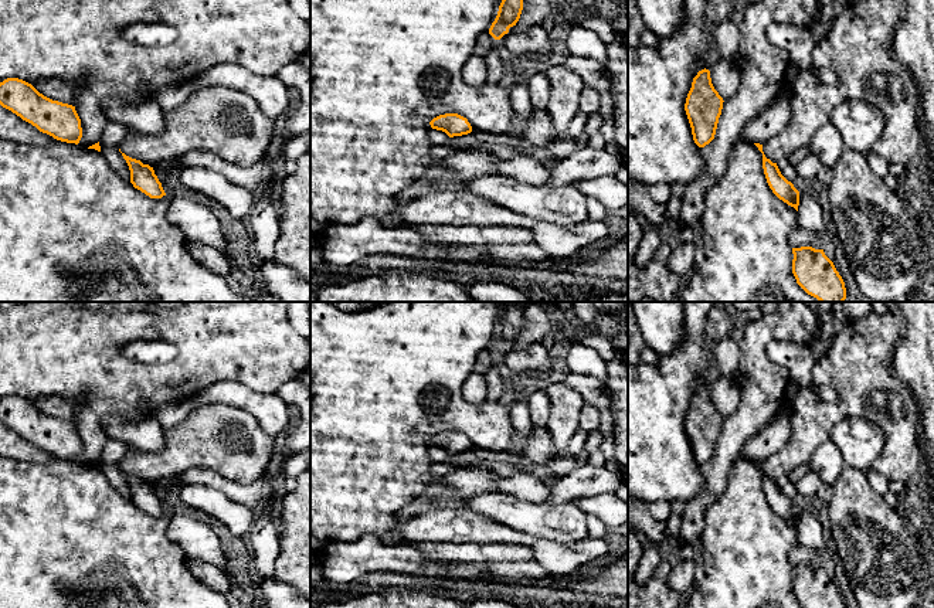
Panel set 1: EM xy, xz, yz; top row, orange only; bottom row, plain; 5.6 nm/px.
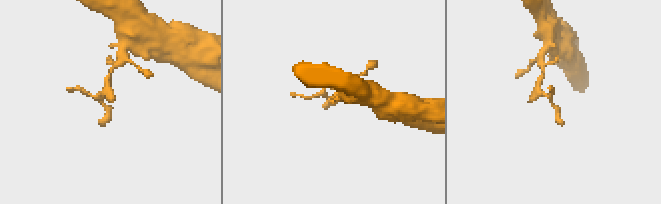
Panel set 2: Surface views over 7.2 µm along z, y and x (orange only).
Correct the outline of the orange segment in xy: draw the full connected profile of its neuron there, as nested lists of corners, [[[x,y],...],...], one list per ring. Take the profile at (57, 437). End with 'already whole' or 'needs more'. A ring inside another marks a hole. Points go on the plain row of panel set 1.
[[[23,397],[0,400],[0,422],[57,458],[78,462],[82,455],[75,424],[44,414]]]; already whole

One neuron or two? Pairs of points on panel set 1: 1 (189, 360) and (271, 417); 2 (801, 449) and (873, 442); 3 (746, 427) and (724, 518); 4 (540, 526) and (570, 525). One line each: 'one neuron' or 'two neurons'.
1: two neurons
2: two neurons
3: two neurons
4: one neuron

